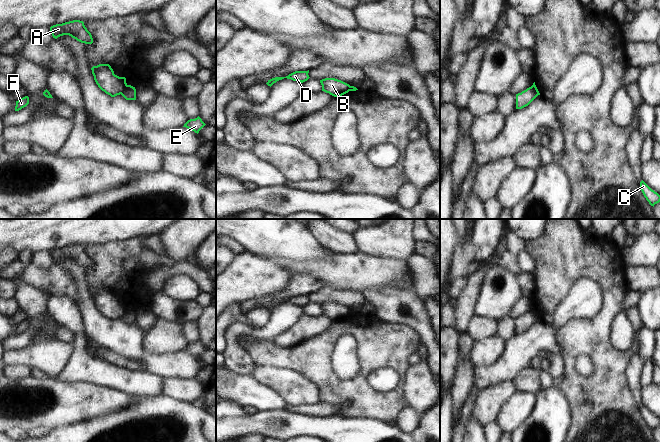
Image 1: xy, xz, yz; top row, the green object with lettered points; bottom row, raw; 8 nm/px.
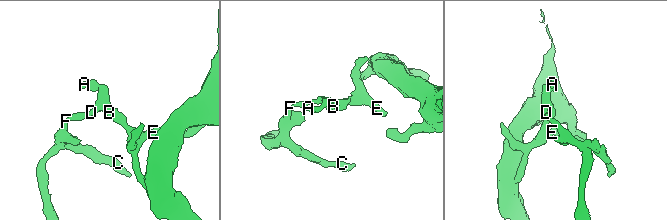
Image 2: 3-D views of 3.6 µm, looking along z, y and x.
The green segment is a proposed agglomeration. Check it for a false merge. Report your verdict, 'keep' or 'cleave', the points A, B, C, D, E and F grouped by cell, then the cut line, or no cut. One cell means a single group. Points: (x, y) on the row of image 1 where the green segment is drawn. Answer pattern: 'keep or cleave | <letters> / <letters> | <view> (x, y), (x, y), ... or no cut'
cleave | A B C D F / E | xy (127, 85), (120, 93)

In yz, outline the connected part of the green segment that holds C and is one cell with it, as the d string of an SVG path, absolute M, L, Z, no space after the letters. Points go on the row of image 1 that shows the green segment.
M643 180L640 182L640 190L651 206L654 207L655 204L660 202L660 195L652 190Z

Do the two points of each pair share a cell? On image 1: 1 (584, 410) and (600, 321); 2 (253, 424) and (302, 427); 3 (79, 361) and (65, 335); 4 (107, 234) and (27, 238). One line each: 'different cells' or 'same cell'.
1: same cell
2: same cell
3: different cells
4: same cell

